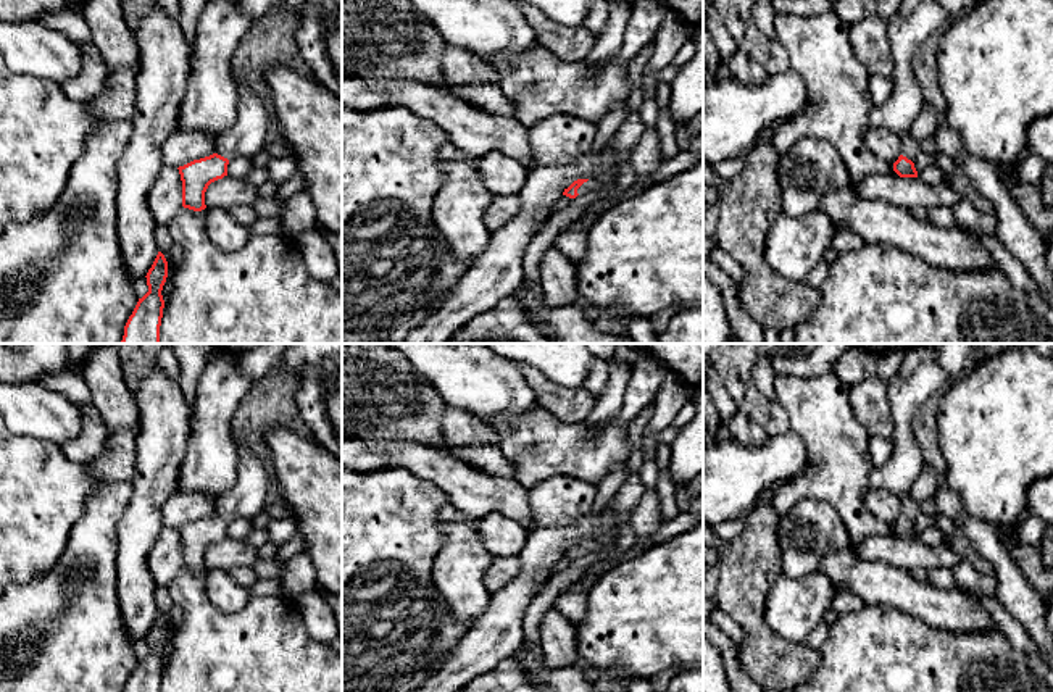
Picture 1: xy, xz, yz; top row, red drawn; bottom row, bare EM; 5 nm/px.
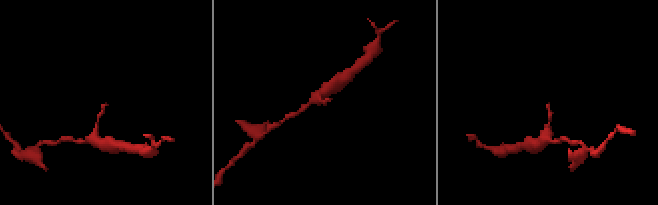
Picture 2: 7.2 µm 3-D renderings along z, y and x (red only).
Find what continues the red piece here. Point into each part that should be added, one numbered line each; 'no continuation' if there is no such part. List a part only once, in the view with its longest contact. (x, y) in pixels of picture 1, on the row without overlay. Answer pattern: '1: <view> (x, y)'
1: xz (591, 547)

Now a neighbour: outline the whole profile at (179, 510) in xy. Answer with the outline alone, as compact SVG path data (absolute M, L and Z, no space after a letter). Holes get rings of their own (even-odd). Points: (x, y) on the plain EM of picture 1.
M202 492L171 495L163 506L163 524L179 529L218 513L218 500Z

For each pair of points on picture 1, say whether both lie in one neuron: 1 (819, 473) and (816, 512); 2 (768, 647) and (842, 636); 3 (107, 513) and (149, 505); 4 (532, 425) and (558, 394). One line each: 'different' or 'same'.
1: different
2: different
3: different
4: different

